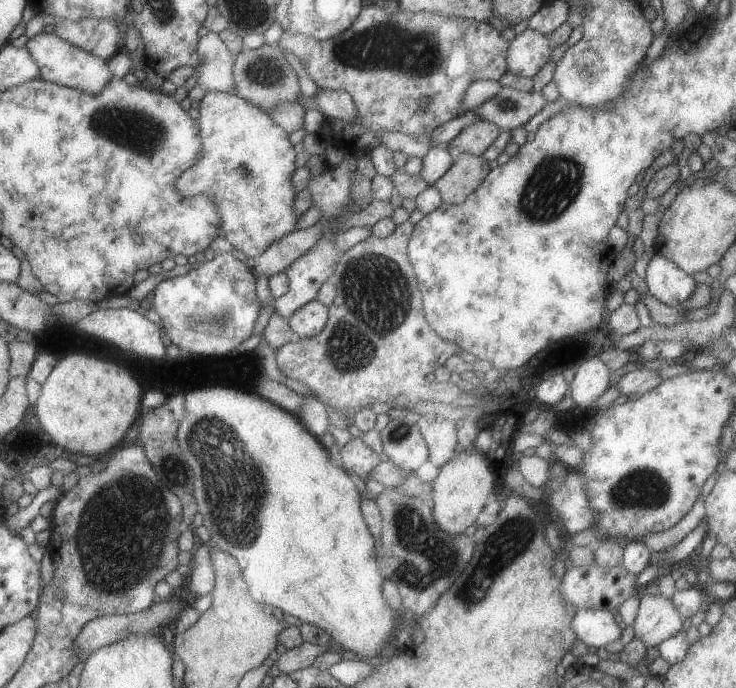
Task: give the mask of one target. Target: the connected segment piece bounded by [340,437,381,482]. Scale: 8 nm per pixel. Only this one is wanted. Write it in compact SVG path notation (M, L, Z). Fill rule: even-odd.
M361 437L351 438L340 452L344 469L354 472L365 482L369 479L371 470L381 463L379 454L365 444Z

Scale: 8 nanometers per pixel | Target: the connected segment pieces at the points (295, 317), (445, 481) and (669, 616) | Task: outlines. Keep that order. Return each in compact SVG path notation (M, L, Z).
M317 298L299 308L290 318L293 332L297 332L301 338L315 337L322 332L329 317L329 307Z
M477 450L458 451L458 459L448 461L432 482L433 517L436 524L449 535L462 535L476 522L480 511L493 498L494 472L485 455Z
M644 593L640 597L641 603L632 630L647 647L659 646L682 630L684 618L669 598L662 594L650 596Z

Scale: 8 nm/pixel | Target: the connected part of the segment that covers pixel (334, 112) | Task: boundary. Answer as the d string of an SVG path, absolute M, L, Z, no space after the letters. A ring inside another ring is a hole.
M320 89L316 96L318 109L327 120L340 119L350 124L359 120L359 110L348 91Z

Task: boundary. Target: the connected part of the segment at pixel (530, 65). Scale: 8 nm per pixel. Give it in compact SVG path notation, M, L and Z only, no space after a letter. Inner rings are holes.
M526 28L510 41L507 52L507 70L521 77L533 77L552 56L549 36Z

